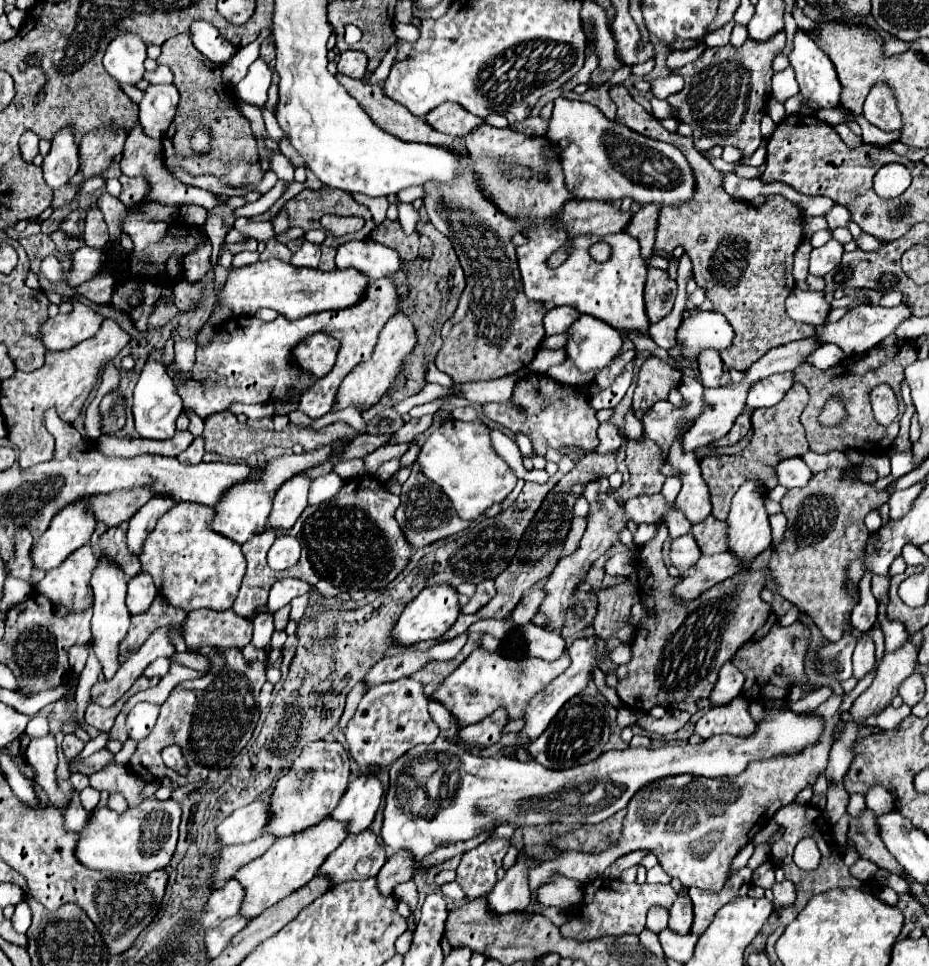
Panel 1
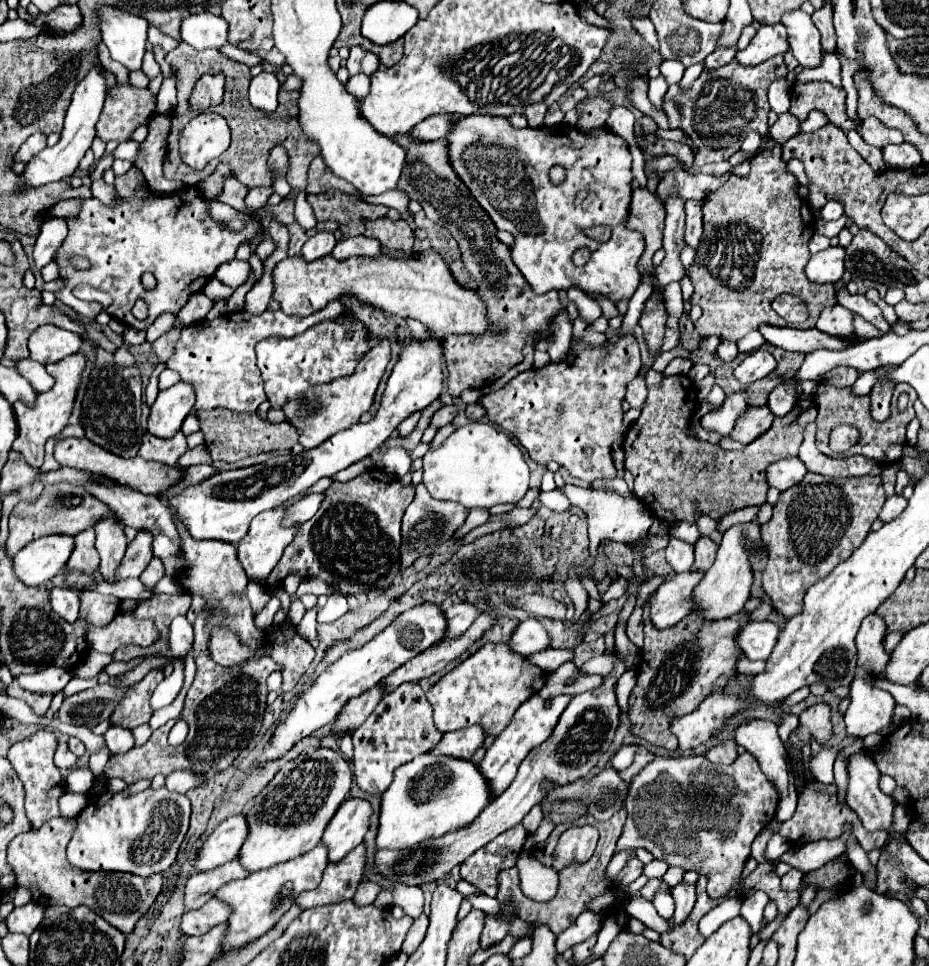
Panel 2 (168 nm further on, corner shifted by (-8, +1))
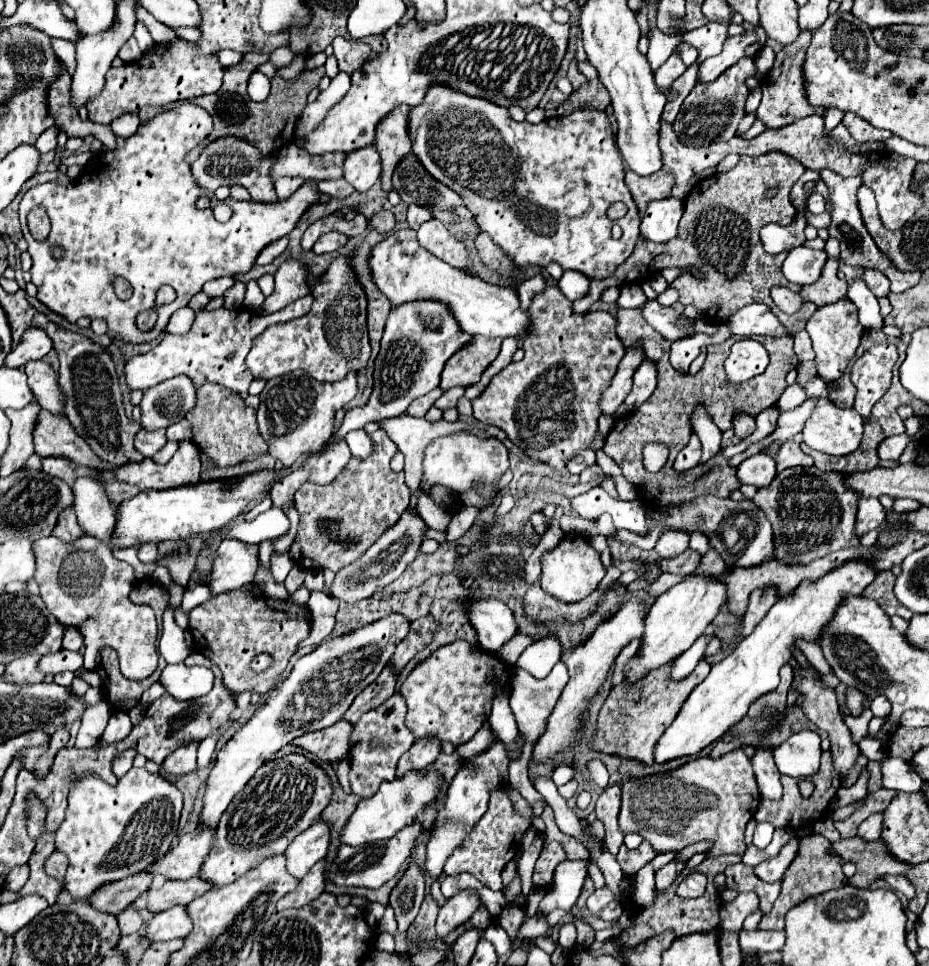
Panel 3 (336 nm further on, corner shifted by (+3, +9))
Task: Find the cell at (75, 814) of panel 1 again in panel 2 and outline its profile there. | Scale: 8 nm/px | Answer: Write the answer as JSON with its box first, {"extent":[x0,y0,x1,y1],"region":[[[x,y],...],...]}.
{"extent":[66,767,95,793],"region":[[[77,767],[71,770],[66,778],[66,789],[74,793],[86,793],[90,791],[95,783],[95,777],[88,767]]]}

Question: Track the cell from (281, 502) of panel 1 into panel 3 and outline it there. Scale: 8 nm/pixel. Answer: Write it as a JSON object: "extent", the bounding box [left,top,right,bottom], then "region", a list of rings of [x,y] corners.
{"extent":[206,540,258,596],"region":[[[222,540],[214,554],[210,578],[206,586],[212,596],[228,590],[238,590],[240,586],[254,580],[258,566],[258,546],[244,544],[240,540]]]}

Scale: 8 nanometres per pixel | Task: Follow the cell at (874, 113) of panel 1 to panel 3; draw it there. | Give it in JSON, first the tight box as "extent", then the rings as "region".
{"extent":[842,114,892,144],"region":[[[844,114],[842,124],[848,128],[850,136],[860,144],[864,144],[864,142],[886,142],[892,136],[892,132],[878,130],[878,128],[870,126],[866,120],[860,120],[858,116],[852,116],[852,114]]]}

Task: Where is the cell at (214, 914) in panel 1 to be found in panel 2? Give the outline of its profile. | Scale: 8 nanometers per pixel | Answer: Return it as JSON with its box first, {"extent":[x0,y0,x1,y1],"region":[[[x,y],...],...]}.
{"extent":[181,898,229,936],"region":[[[211,898],[203,904],[203,908],[189,910],[183,914],[181,932],[187,936],[201,936],[209,932],[215,924],[229,920],[229,904],[221,904],[221,900]]]}

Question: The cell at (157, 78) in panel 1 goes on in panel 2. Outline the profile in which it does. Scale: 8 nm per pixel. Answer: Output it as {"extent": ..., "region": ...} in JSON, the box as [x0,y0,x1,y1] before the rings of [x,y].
{"extent":[143,48,161,80],"region":[[[147,48],[145,60],[143,60],[143,72],[145,72],[145,76],[147,76],[149,80],[153,80],[155,76],[159,76],[159,74],[161,74],[161,68],[159,68],[159,64],[157,64],[157,60],[155,60],[155,56],[153,56],[153,50],[151,50],[151,48]]]}

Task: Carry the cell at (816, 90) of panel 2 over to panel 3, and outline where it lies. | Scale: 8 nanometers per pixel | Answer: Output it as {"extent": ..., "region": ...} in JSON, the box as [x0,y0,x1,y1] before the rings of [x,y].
{"extent":[756,32,822,128],"region":[[[800,32],[798,40],[794,40],[794,44],[784,46],[774,60],[772,70],[766,74],[766,80],[762,82],[762,102],[756,110],[756,118],[764,122],[766,128],[782,128],[788,126],[804,116],[810,114],[822,114],[822,108],[814,108],[808,104],[806,100],[806,92],[804,92],[804,80],[802,80],[802,62],[804,62],[804,52],[810,46],[810,38],[812,32]]]}

